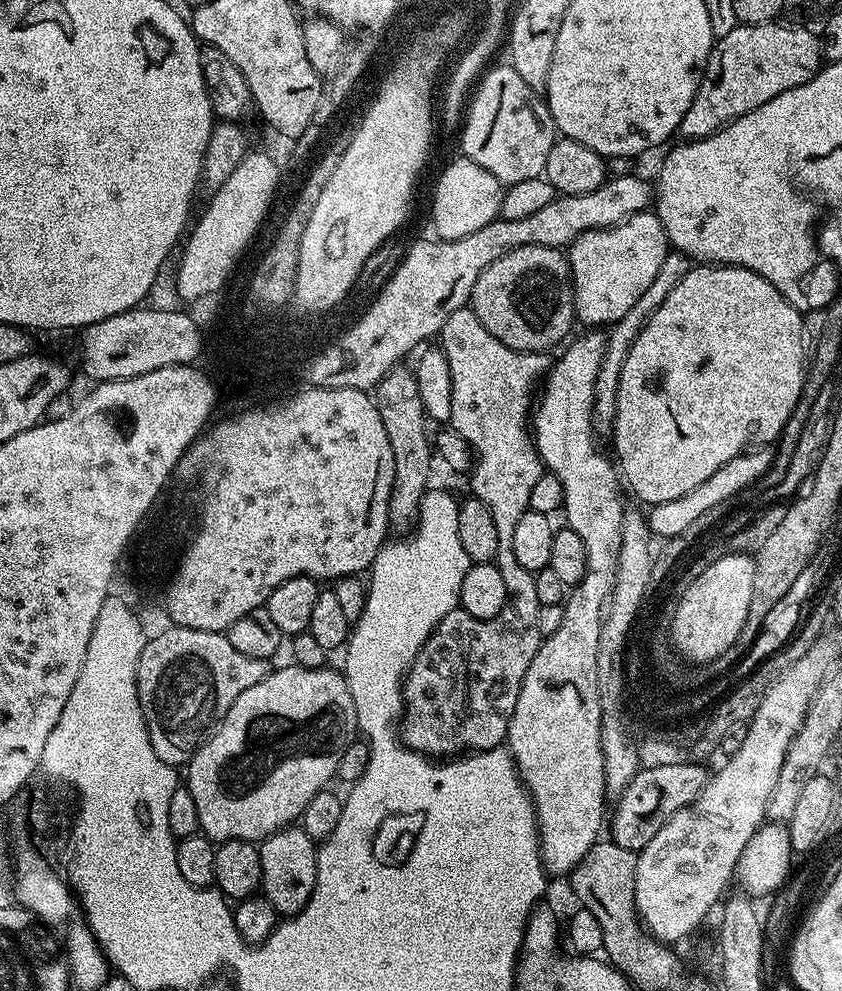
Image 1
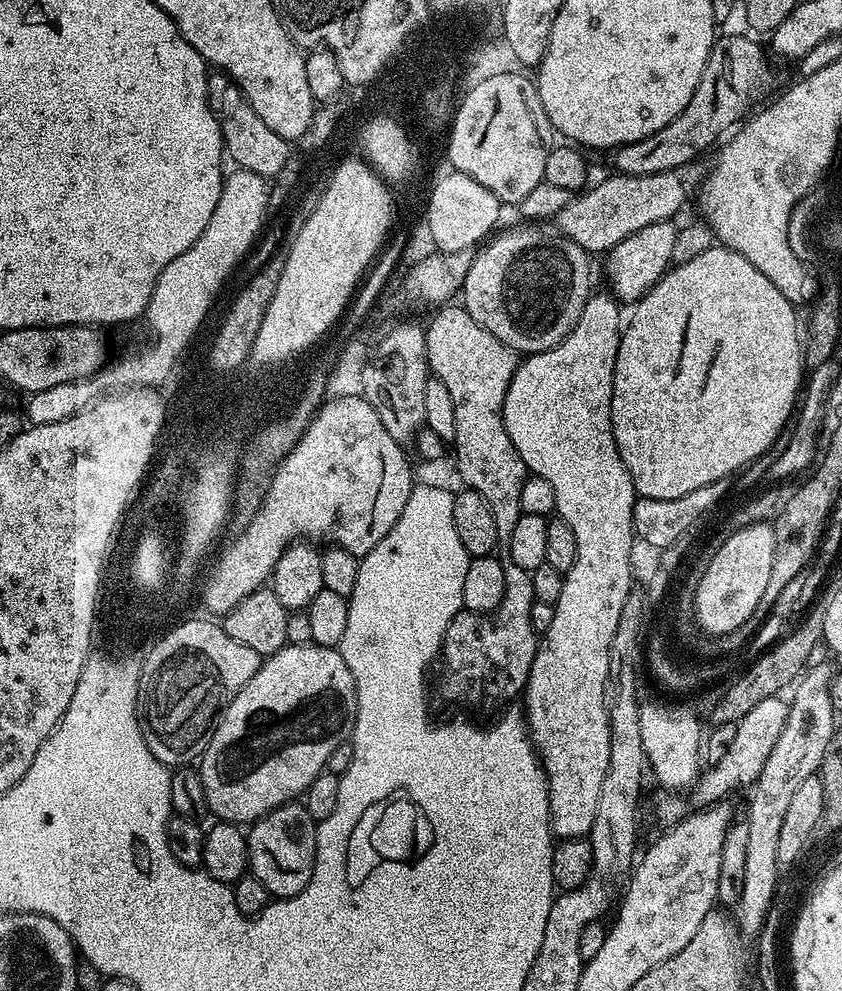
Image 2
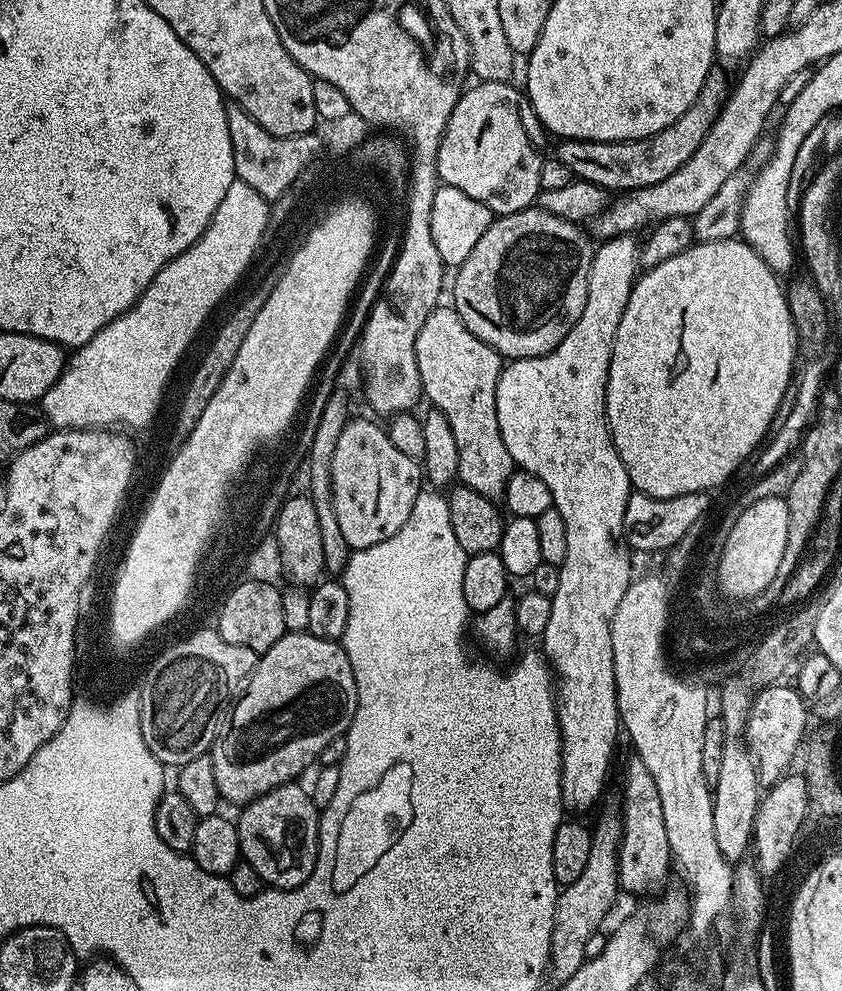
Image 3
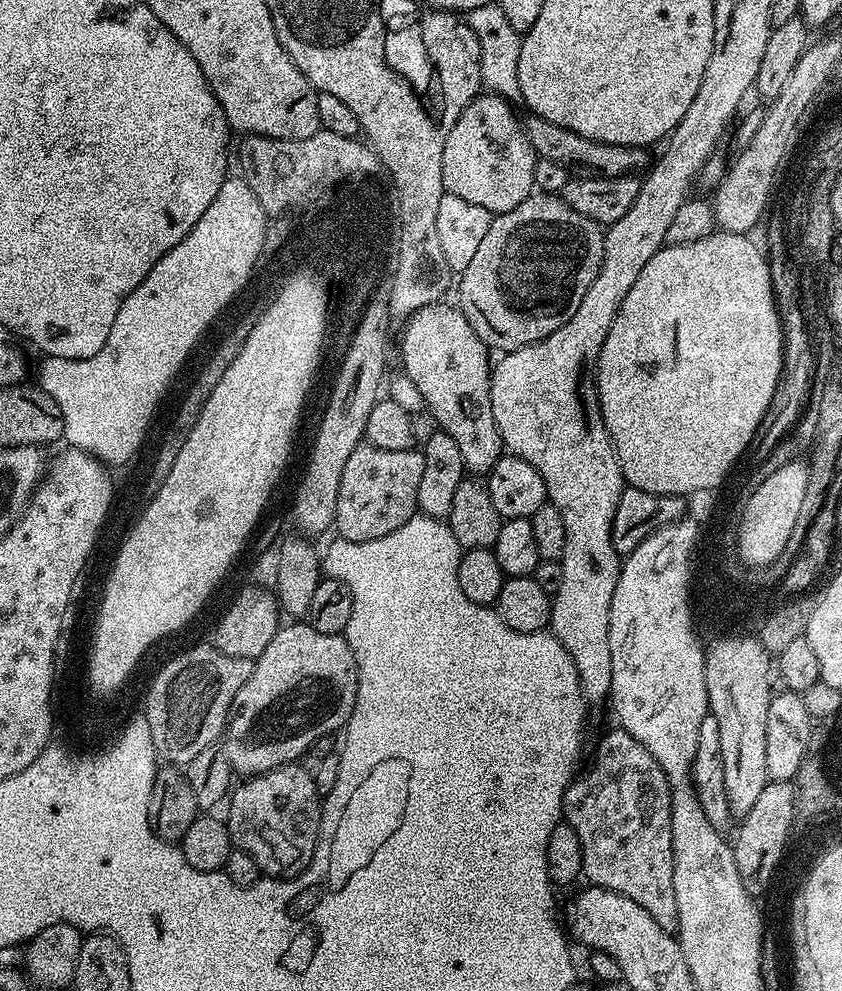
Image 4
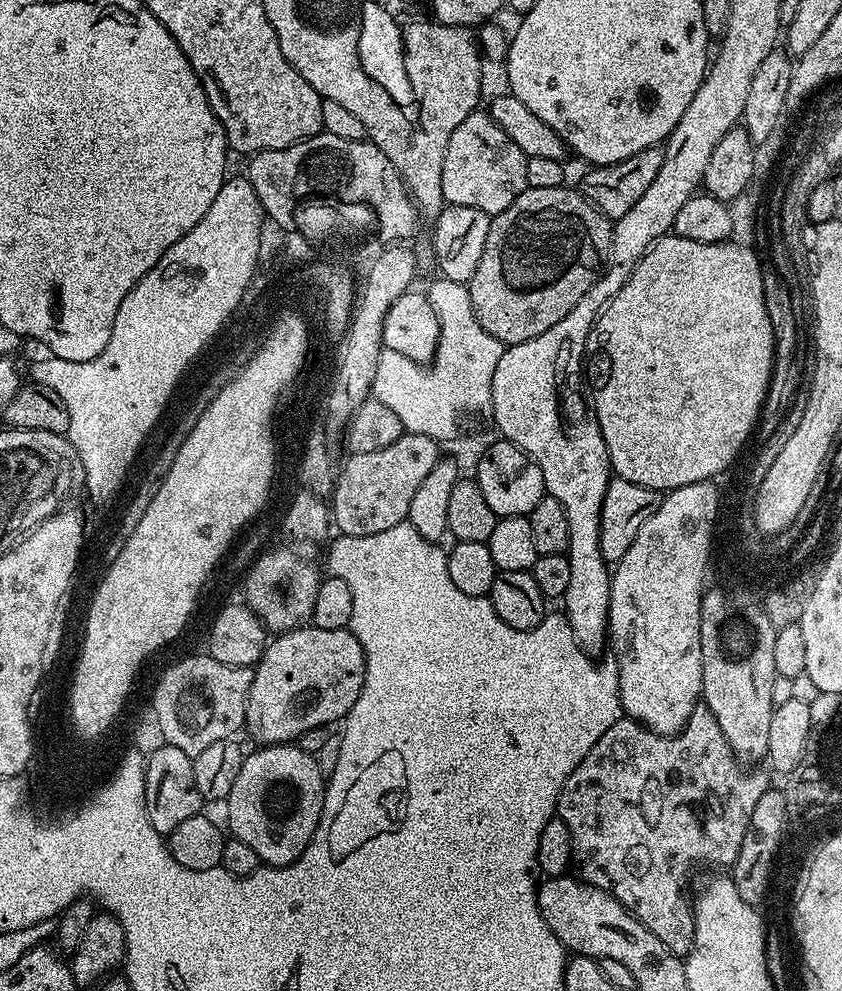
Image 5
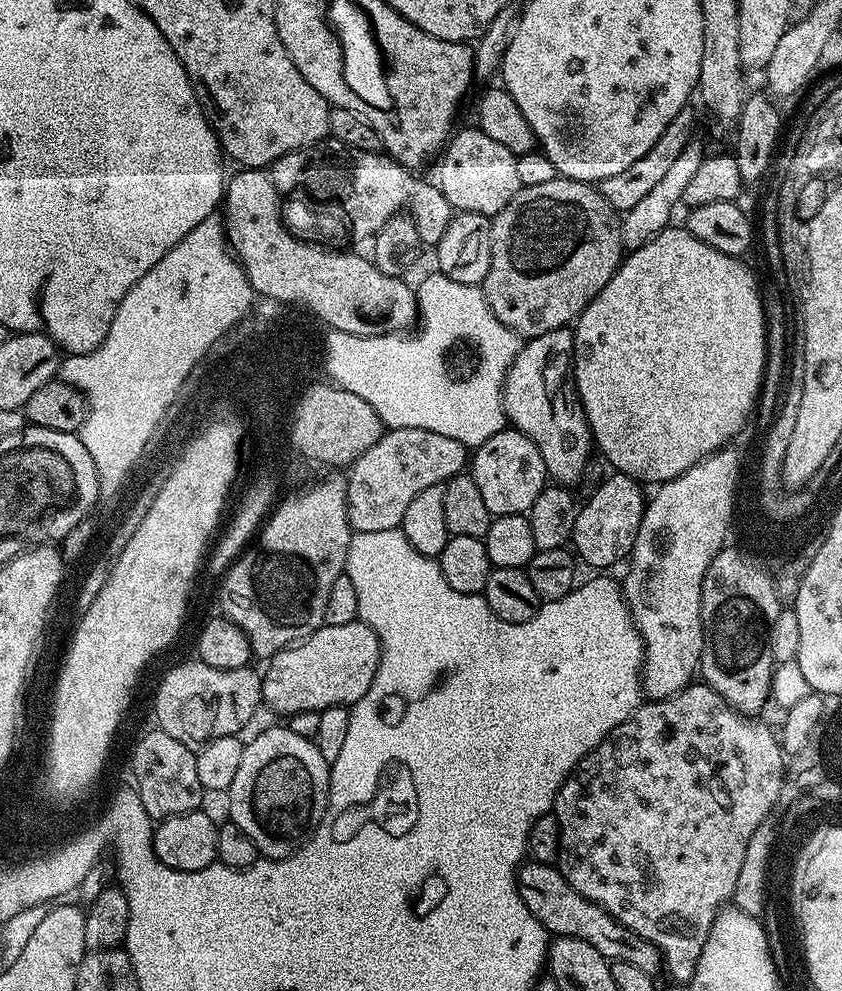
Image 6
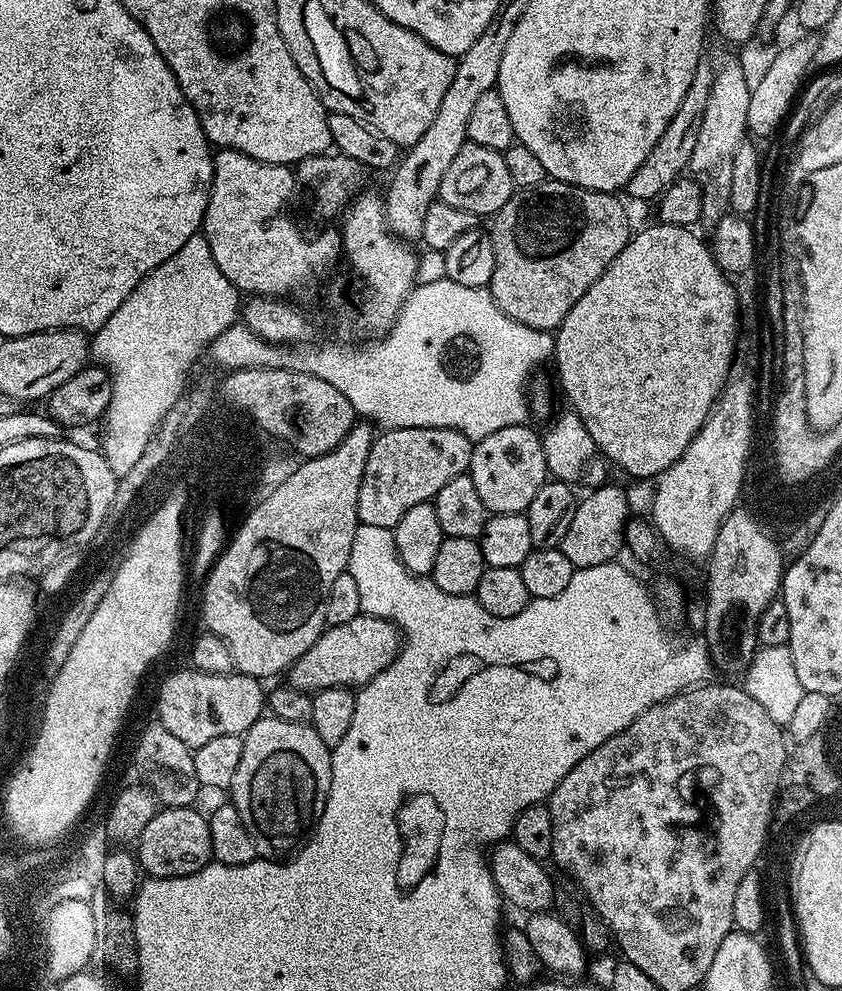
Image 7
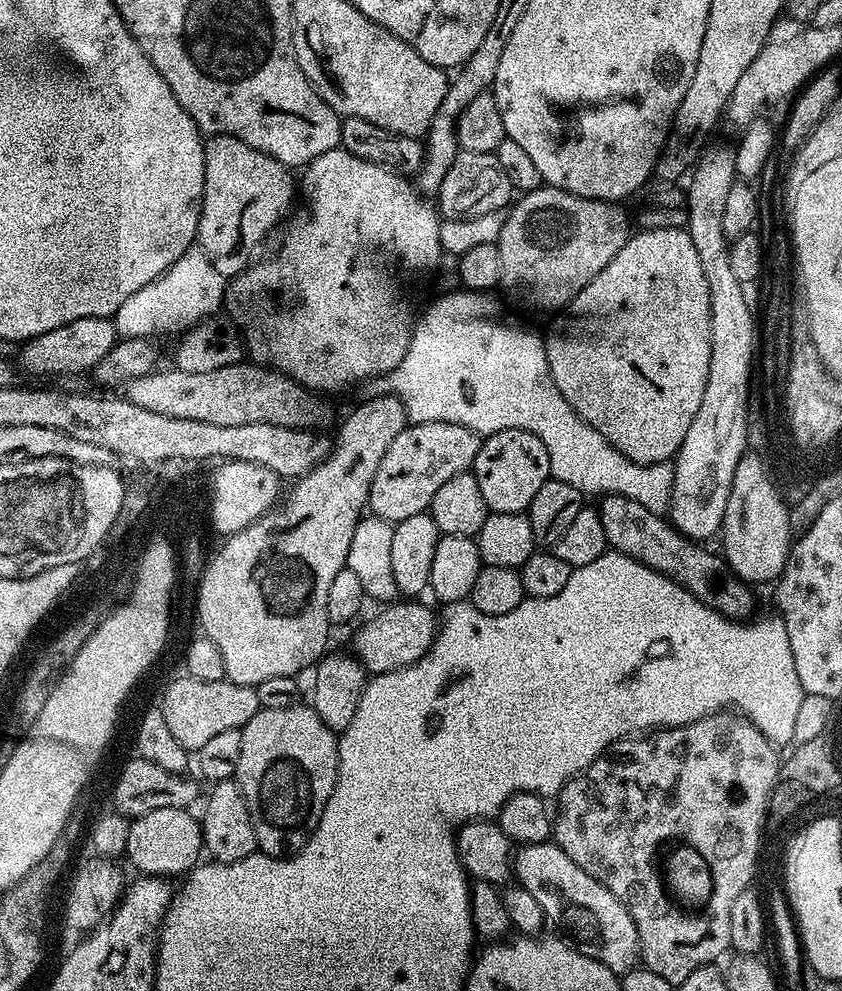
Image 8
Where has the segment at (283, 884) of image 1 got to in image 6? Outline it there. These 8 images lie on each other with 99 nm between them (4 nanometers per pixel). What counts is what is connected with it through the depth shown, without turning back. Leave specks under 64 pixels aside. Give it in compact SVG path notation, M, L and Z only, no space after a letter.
M286 726L268 728L260 732L252 741L244 744L242 760L235 773L234 782L230 782L226 799L231 823L239 826L254 842L261 857L269 860L282 860L292 855L320 825L324 811L328 809L328 773L330 762L322 758L315 739L294 734Z

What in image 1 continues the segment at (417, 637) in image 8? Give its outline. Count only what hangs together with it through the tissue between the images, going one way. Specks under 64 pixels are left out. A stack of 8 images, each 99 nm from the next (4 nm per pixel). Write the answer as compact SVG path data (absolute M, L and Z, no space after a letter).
M331 666L280 668L250 690L242 690L214 731L196 749L186 765L186 787L198 806L200 832L213 842L251 840L262 842L301 819L314 794L325 791L334 780L346 746L353 743L358 725L354 698L343 675Z

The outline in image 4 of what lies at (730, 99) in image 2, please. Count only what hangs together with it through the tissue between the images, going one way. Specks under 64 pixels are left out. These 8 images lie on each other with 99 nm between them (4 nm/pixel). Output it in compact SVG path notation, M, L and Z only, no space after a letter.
M535 114L525 115L522 123L526 138L532 149L535 150L537 157L550 162L558 162L558 166L567 170L569 177L618 178L639 173L639 168L644 170L649 167L650 156L648 160L649 153L645 149L594 142L590 138L582 138L582 134L574 134L574 130L566 130Z

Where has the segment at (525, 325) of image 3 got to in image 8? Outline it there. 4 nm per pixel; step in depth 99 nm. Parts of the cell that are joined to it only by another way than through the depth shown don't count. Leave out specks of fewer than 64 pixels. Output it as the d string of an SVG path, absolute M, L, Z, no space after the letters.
M541 186L533 192L523 193L507 209L508 217L506 218L506 226L502 226L502 234L496 244L496 249L500 255L500 282L499 287L508 291L508 296L516 304L521 304L528 312L552 312L559 313L567 308L568 304L586 287L591 280L594 279L602 270L606 270L606 266L610 262L610 258L614 258L614 254L618 254L618 250L622 250L622 246L626 246L630 229L628 229L628 212L624 209L625 205L620 202L610 200L595 200L594 198L586 198L578 194L570 194L561 188L551 186Z

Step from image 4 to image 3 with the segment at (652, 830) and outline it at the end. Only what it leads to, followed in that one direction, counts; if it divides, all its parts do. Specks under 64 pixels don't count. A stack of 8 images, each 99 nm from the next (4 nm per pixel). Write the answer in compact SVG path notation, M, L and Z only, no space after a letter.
M633 762L624 780L624 841L620 843L620 886L625 893L637 892L644 896L652 892L664 880L668 868L670 872L670 853L666 838L666 822L662 818L662 798L658 798L658 786L646 770L646 766Z

